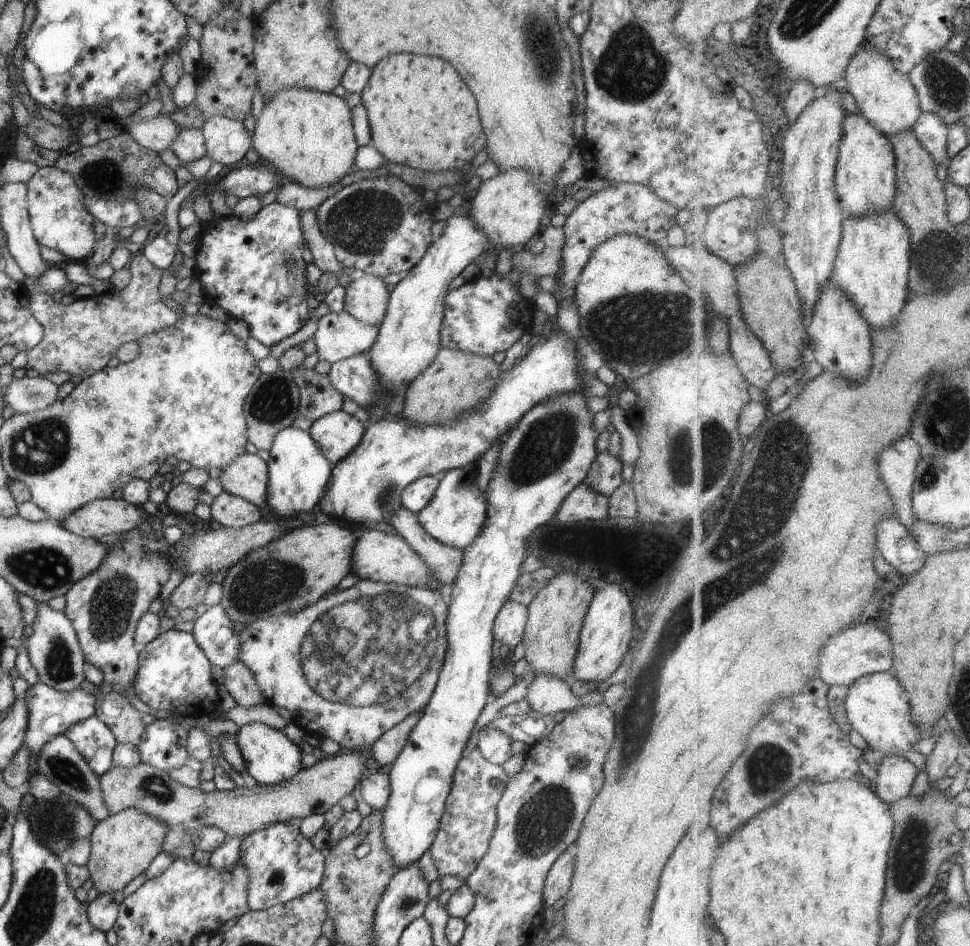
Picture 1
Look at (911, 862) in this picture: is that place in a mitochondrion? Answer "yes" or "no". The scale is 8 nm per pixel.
yes

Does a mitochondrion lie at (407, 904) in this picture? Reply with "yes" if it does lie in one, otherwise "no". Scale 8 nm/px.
yes

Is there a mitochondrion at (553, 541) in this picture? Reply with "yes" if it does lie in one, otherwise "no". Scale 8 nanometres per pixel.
no

